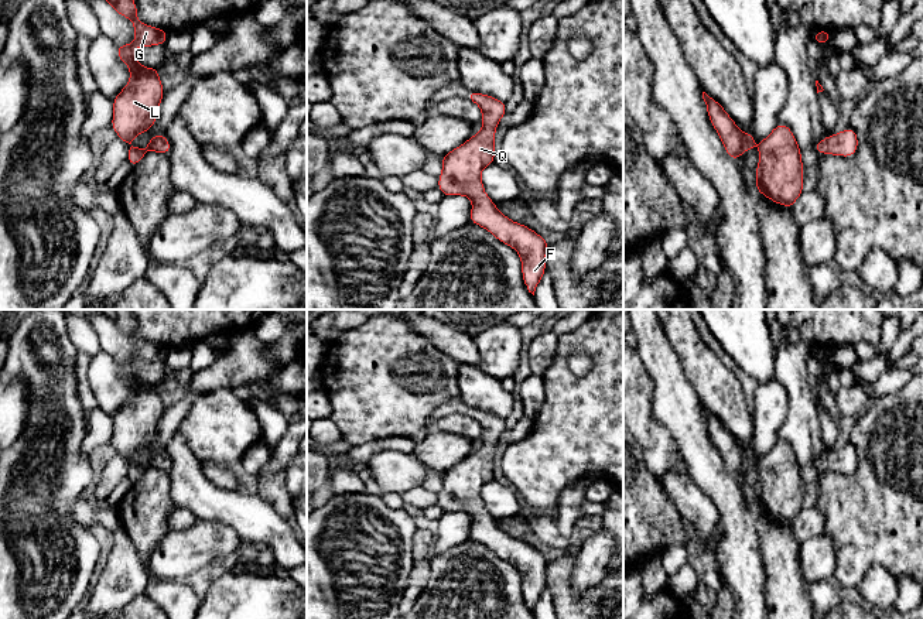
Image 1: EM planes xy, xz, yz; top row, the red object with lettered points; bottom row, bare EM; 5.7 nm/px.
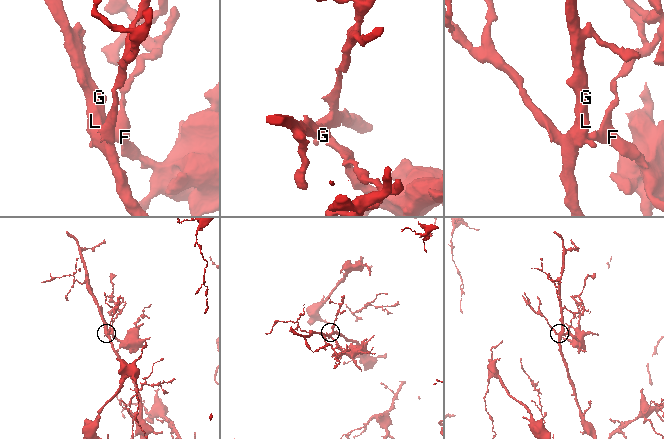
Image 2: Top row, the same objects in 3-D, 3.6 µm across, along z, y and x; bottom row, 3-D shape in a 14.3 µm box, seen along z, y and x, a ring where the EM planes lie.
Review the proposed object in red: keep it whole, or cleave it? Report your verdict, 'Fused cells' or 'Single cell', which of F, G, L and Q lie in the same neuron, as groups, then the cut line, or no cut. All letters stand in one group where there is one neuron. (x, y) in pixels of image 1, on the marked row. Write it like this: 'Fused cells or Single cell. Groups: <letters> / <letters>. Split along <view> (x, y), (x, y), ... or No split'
Single cell. Groups: F G L Q. No split

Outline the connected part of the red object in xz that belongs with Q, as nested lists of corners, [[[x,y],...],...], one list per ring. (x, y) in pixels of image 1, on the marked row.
[[[474,90],[468,92],[466,99],[482,109],[481,122],[483,129],[441,157],[442,172],[438,177],[437,189],[444,196],[462,195],[472,199],[469,220],[519,253],[524,285],[534,295],[546,273],[548,244],[544,237],[530,228],[500,213],[496,204],[485,194],[481,179],[482,170],[495,164],[493,140],[498,123],[506,113],[506,103]]]

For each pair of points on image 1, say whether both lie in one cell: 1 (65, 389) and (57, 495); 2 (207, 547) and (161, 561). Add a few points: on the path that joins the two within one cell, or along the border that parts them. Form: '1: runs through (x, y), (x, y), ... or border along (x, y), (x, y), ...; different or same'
1: runs through (57, 416), (57, 468); same
2: runs through (195, 547), (173, 558); same

